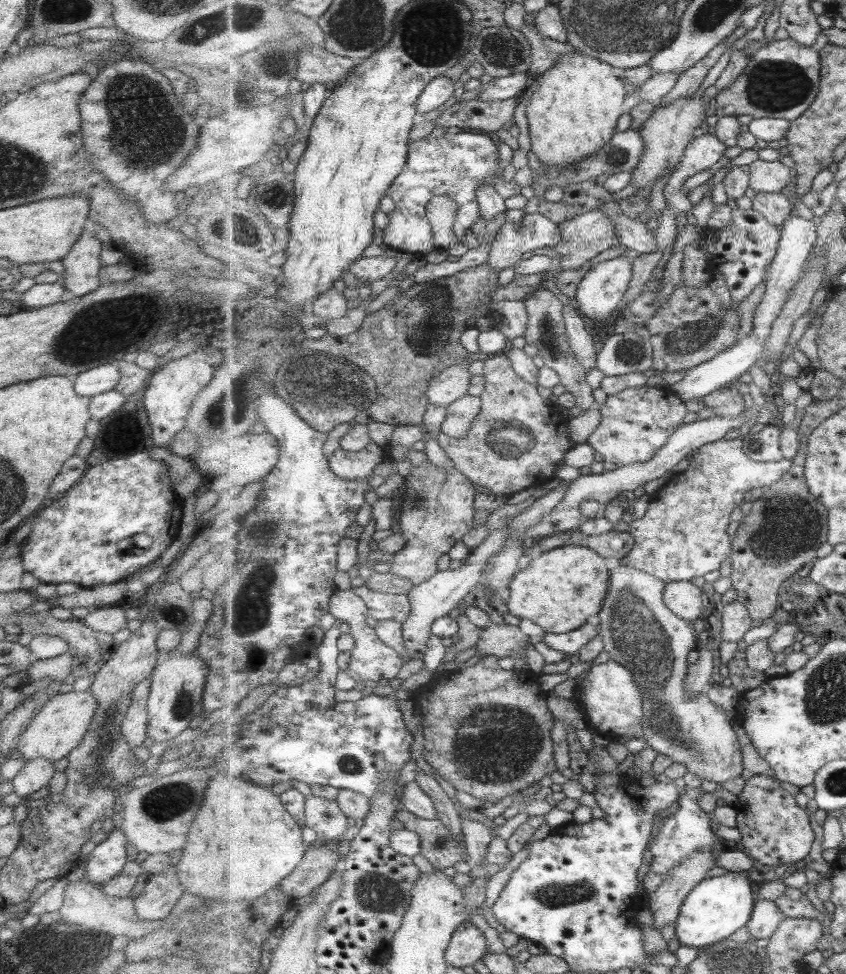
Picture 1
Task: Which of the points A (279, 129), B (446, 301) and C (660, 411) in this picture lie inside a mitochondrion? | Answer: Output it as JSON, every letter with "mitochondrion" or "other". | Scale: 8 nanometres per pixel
{"A":"other","B":"mitochondrion","C":"other"}

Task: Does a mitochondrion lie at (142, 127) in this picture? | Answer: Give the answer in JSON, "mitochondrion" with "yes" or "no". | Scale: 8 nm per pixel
{"mitochondrion":"yes"}

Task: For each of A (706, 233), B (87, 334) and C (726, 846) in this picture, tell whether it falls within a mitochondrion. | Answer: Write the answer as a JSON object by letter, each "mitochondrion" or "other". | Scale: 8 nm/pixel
{"A":"other","B":"mitochondrion","C":"other"}

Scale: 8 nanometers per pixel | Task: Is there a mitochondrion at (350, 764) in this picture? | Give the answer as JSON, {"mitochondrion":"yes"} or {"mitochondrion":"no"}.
{"mitochondrion":"yes"}

